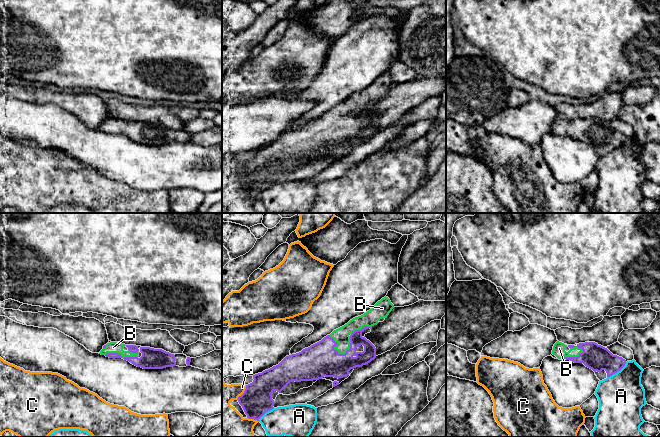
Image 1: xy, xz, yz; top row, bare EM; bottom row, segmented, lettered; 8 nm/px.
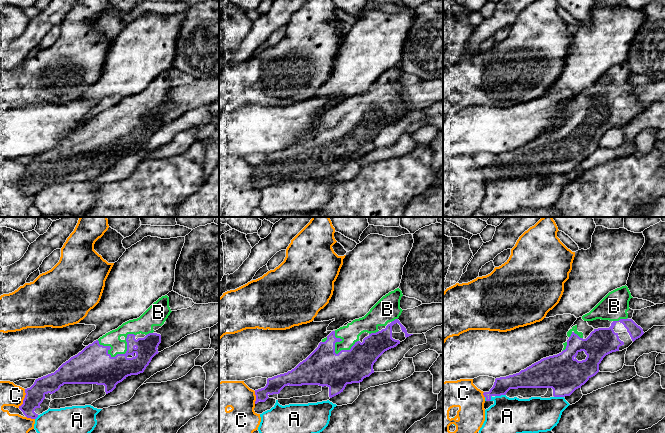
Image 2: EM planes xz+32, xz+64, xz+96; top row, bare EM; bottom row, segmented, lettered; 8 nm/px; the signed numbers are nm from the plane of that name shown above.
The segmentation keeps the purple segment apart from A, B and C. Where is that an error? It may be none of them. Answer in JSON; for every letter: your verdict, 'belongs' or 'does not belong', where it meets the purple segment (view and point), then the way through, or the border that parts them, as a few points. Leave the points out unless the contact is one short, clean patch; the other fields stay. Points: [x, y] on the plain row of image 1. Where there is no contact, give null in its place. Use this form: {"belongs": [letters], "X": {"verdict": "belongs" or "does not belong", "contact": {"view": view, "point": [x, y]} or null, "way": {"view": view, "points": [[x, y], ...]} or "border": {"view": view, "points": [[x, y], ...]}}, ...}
{"belongs": ["B"], "A": {"verdict": "does not belong", "contact": {"view": "yz", "point": [617, 147]}}, "B": {"verdict": "belongs", "contact": {"view": "xz", "point": [336, 126]}}, "C": {"verdict": "does not belong", "contact": {"view": "xz", "point": [244, 168]}}}

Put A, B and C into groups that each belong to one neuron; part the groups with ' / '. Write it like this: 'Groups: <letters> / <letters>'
Groups: A / B / C

